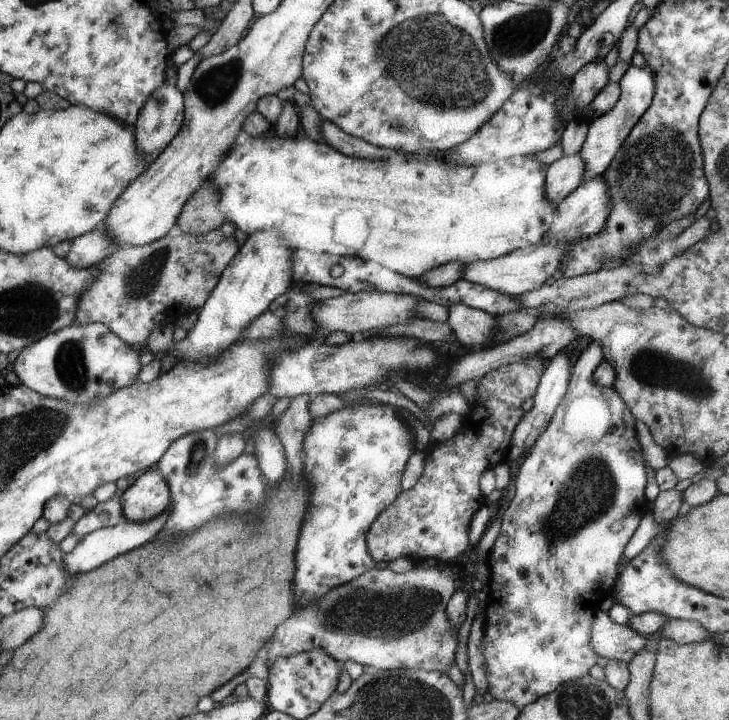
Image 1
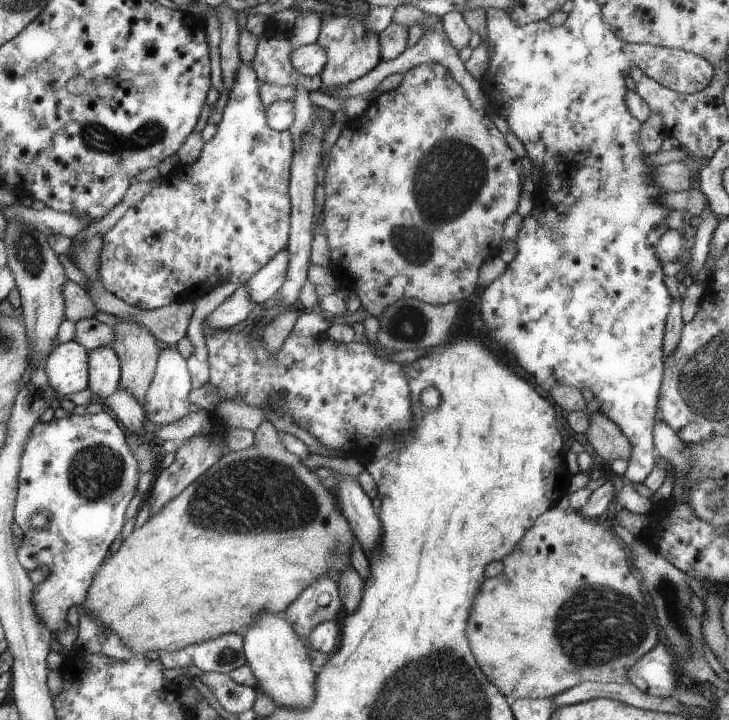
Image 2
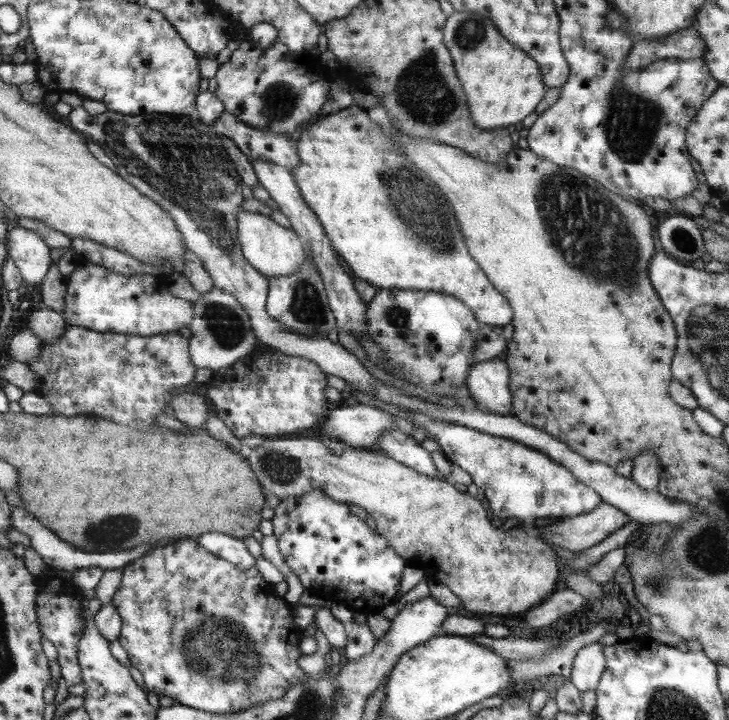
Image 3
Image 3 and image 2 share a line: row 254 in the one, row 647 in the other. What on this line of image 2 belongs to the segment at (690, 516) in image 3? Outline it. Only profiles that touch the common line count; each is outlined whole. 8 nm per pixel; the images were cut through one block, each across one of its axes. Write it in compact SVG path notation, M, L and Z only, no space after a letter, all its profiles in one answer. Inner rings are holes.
M237 633L207 639L193 648L191 662L205 673L228 673L246 664L243 642L243 637Z

